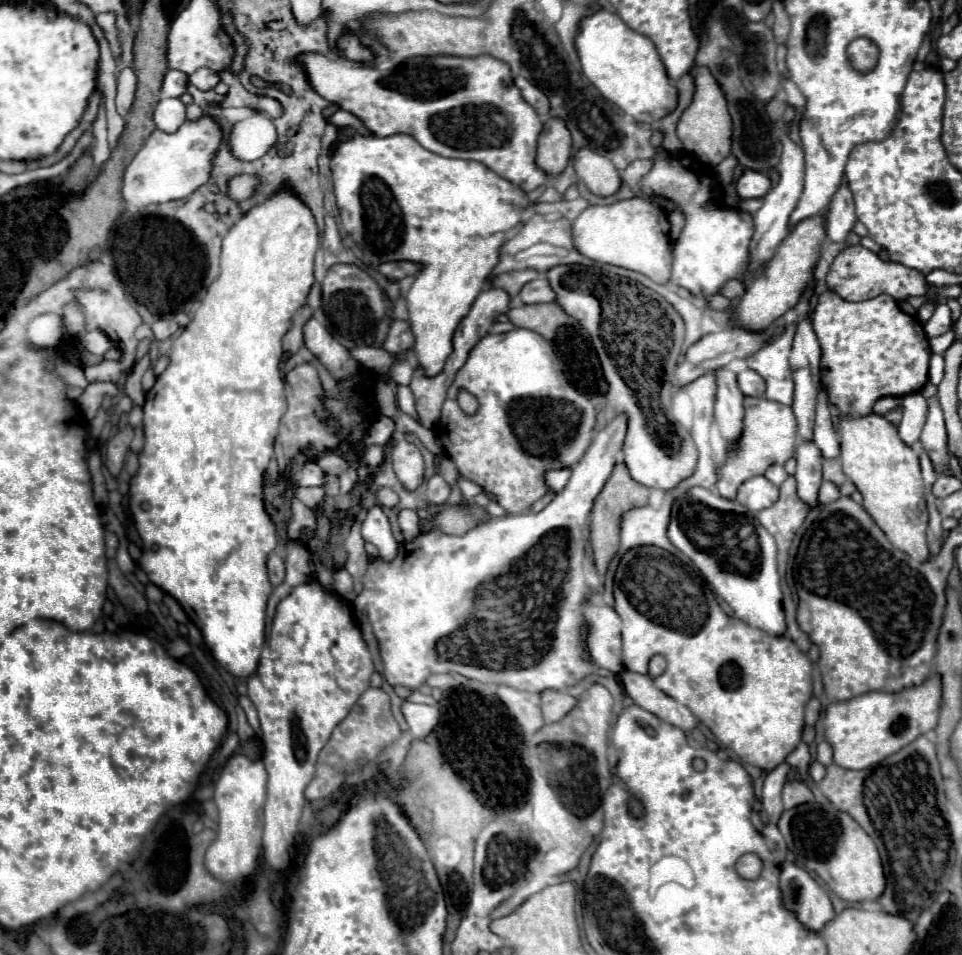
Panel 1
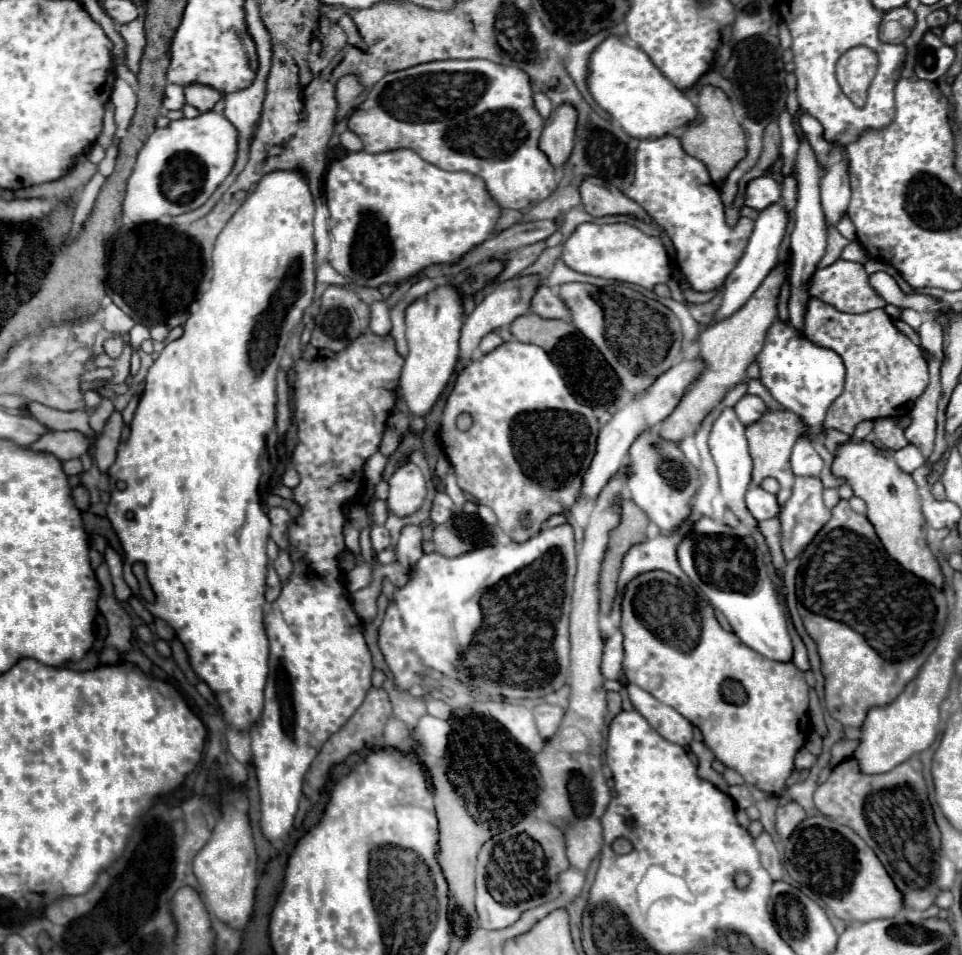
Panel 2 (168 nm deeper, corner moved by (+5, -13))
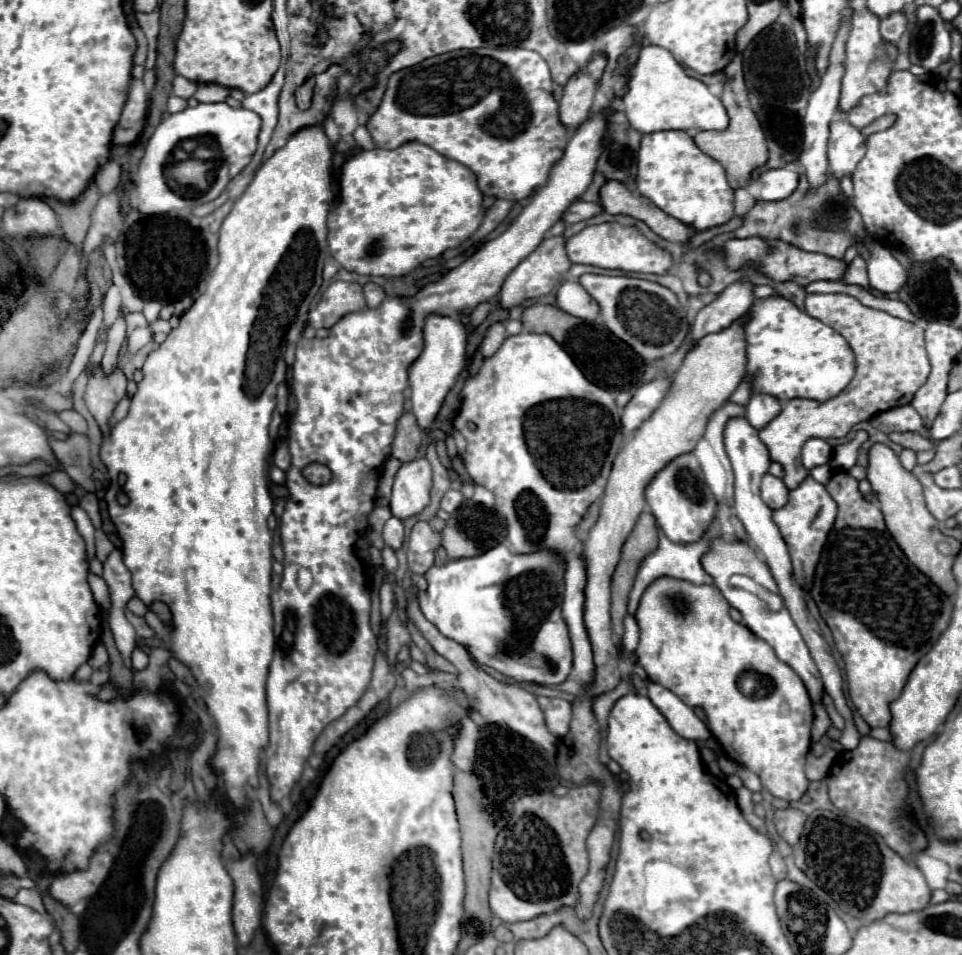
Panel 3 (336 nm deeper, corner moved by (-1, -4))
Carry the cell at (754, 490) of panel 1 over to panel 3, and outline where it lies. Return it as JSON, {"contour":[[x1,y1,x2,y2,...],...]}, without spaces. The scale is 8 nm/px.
{"contour":[[764,474,762,478,762,484,760,484,760,494,762,494,762,500,772,508,782,508,788,500,788,488,784,486,784,482,772,474]]}

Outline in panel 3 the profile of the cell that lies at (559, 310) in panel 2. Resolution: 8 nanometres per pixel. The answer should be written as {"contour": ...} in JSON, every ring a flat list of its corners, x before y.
{"contour":[[562,282,554,292,554,296,556,308,562,308,564,312,588,322,598,320,598,304,578,282]]}

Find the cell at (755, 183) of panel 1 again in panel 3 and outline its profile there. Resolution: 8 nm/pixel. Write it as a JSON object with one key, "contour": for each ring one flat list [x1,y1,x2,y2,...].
{"contour":[[790,168,766,170,758,178,760,184,760,200,784,200,788,198,798,186,798,172]]}

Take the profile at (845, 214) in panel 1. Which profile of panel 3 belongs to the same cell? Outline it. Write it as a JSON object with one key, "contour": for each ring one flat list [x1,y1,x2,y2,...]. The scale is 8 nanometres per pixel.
{"contour":[[834,120,830,124,828,138,828,164,834,178,854,174,858,160,866,154,866,138,846,120]]}

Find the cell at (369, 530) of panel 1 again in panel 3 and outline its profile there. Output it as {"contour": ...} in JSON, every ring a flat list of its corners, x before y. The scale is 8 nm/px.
{"contour":[[390,518,386,524,384,524,384,542,386,546,398,550,404,542,404,526,402,526,402,520,398,518]]}

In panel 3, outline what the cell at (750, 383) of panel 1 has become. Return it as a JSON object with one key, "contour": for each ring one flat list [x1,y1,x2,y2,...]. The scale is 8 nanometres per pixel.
{"contour":[[754,392,746,404,746,418,754,428,762,428,768,424,778,412,782,410,782,404,778,398,762,392]]}

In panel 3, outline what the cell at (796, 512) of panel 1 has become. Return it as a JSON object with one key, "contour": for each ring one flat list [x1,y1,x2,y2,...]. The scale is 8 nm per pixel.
{"contour":[[810,294,806,296,806,314,824,322,842,334,856,356,856,376,852,382,832,400,816,402,794,398,782,406,782,412,758,430,760,440,770,452,770,460,782,464,784,484,796,488,808,470,802,468,800,448,808,438,844,438,850,428,862,420,870,420,884,410,910,404,916,390,926,382,930,374,930,362,924,348,924,328,888,312,868,308,856,298,846,294]]}

